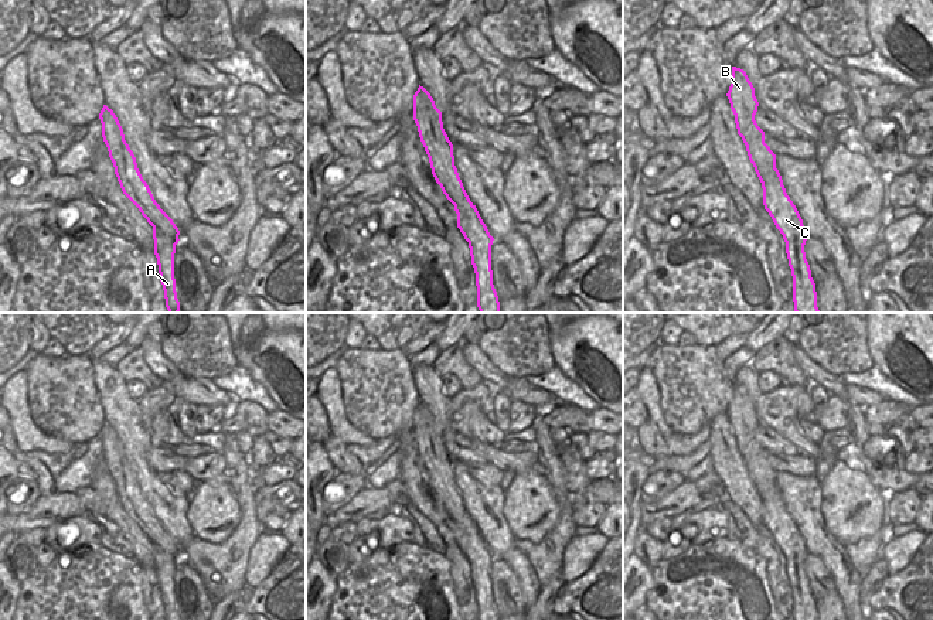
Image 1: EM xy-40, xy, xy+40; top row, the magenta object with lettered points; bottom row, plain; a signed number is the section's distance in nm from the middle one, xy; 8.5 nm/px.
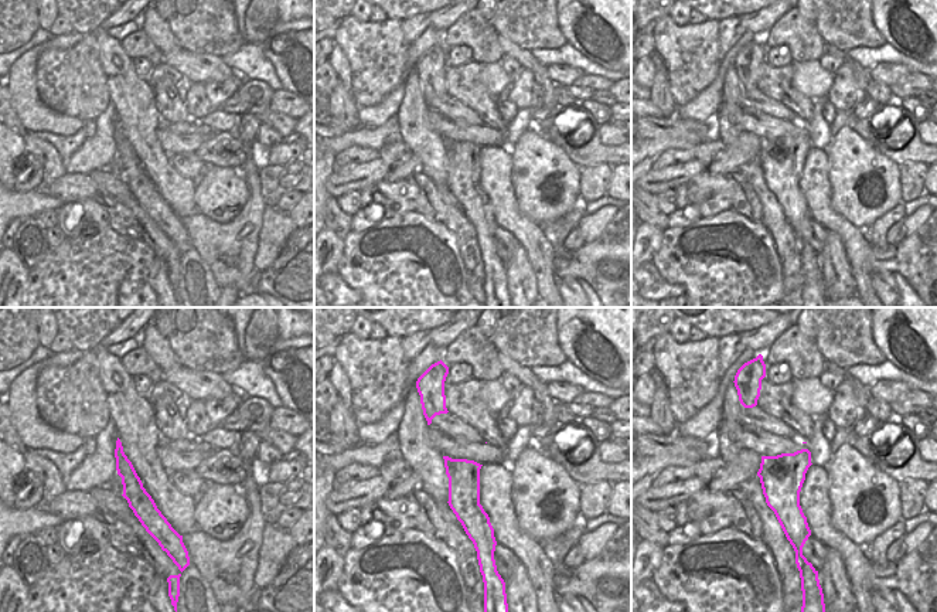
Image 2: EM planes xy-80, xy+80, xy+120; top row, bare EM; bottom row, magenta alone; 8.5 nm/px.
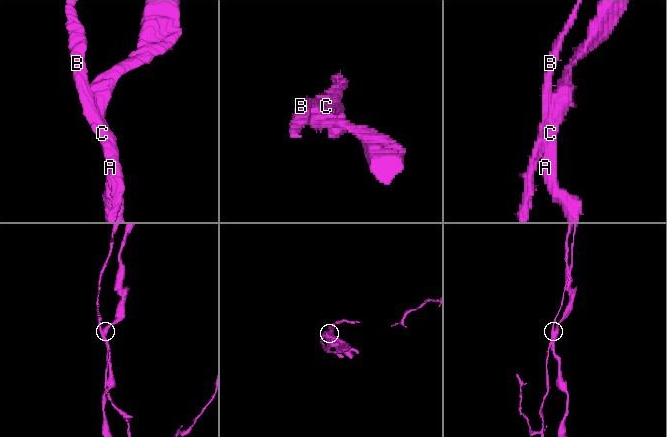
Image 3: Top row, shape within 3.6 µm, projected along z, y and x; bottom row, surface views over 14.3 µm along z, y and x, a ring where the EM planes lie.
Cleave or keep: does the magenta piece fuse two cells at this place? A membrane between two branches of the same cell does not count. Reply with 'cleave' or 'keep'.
cleave

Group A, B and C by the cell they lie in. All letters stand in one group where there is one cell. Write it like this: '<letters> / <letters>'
A C / B

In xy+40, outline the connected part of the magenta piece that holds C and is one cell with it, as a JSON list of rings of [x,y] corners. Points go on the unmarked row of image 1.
[[[777,486],[762,500],[762,505],[765,527],[786,559],[786,570],[793,593],[793,619],[817,620],[815,600],[804,569],[808,552],[796,522],[786,510]]]

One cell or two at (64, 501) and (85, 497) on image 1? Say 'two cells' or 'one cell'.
two cells

